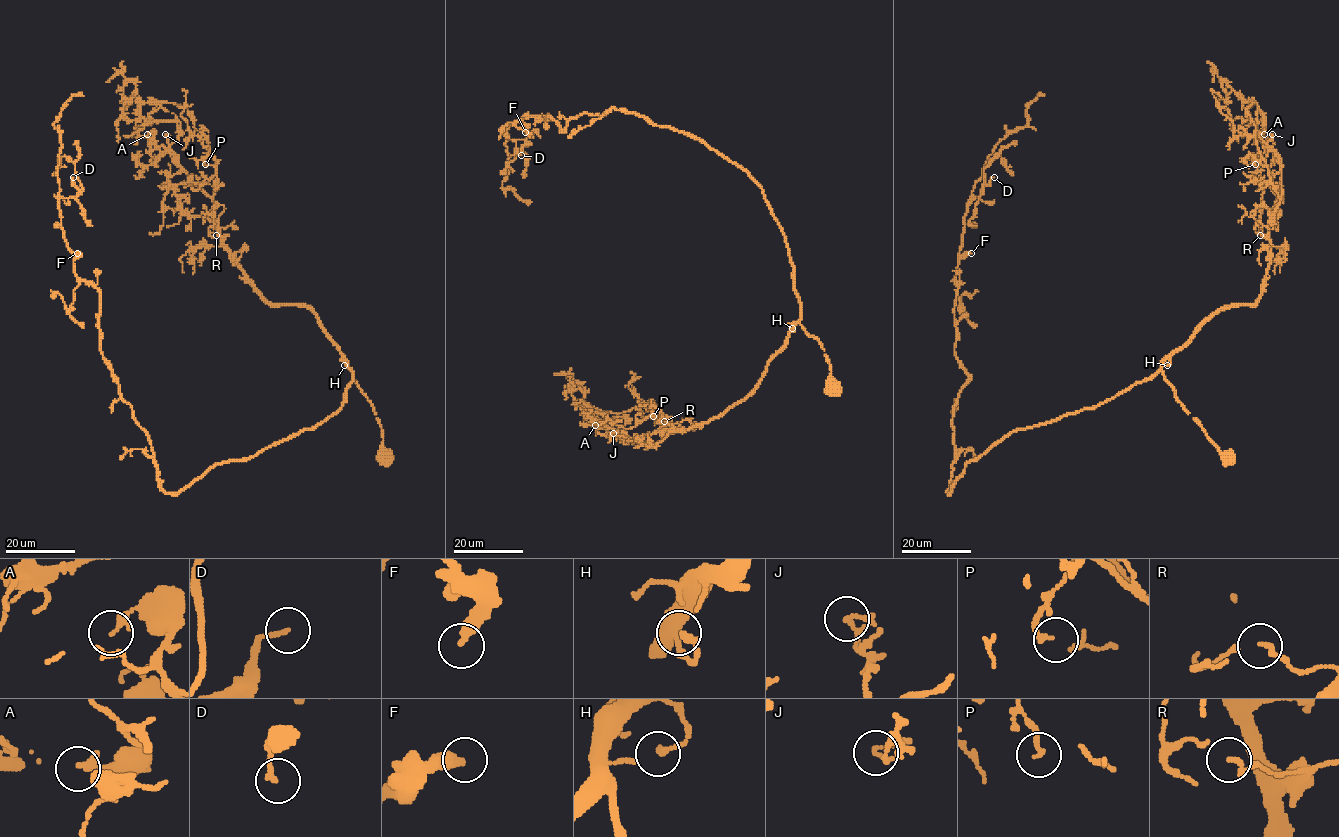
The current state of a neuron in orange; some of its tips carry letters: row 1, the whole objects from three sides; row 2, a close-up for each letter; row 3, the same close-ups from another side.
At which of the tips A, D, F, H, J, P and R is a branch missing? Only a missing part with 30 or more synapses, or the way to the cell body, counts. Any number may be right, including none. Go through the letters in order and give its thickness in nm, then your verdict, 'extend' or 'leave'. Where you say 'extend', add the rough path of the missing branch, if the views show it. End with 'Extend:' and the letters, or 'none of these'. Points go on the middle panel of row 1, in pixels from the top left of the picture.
A: calibre 280 nm; leave
D: calibre 150 nm; leave
F: calibre 320 nm; leave
H: calibre 200 nm; leave
J: calibre 140 nm; leave
P: calibre 110 nm; leave
R: calibre 110 nm; leave
Extend: none of these

